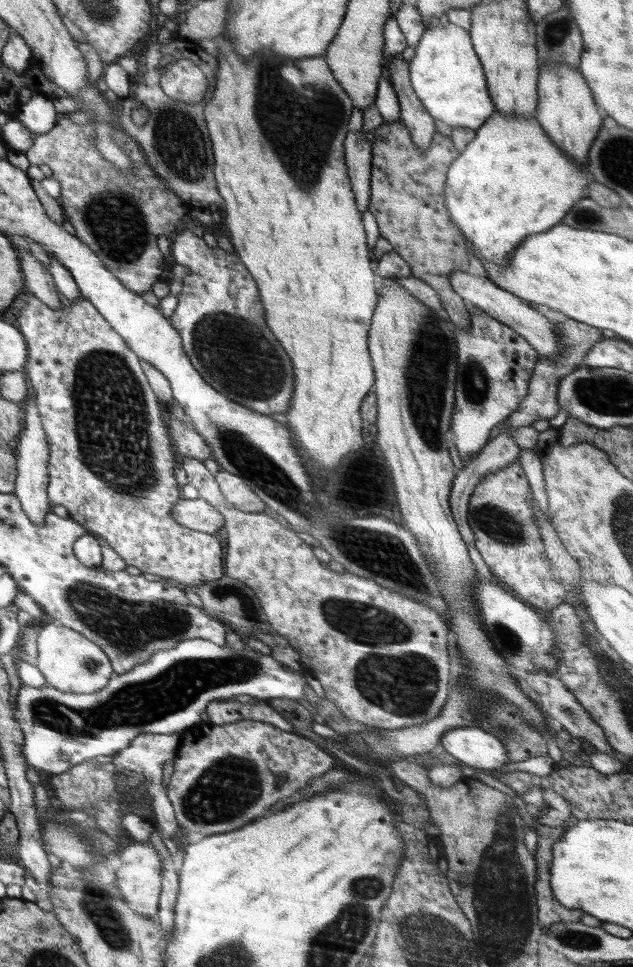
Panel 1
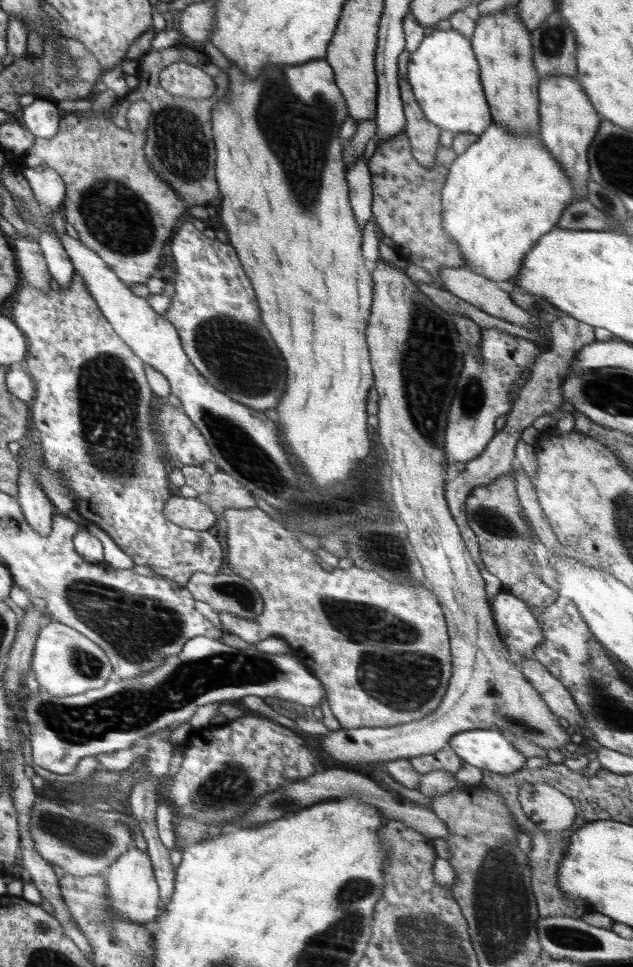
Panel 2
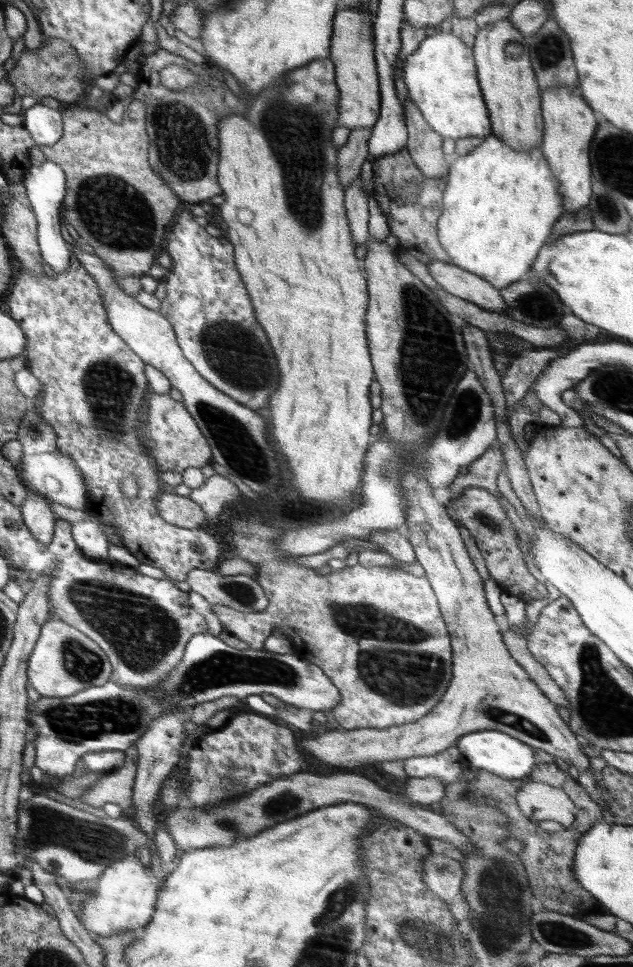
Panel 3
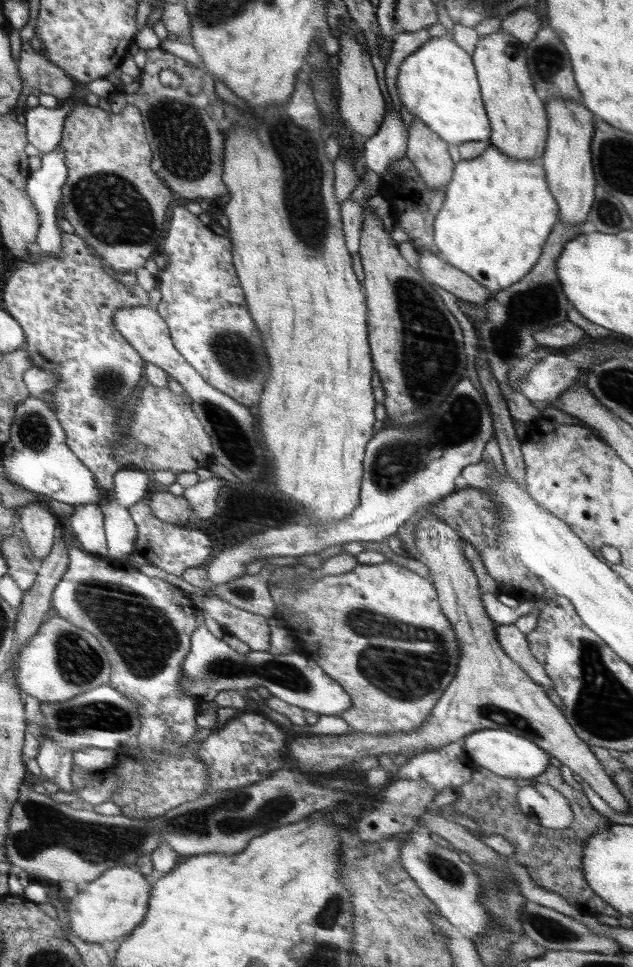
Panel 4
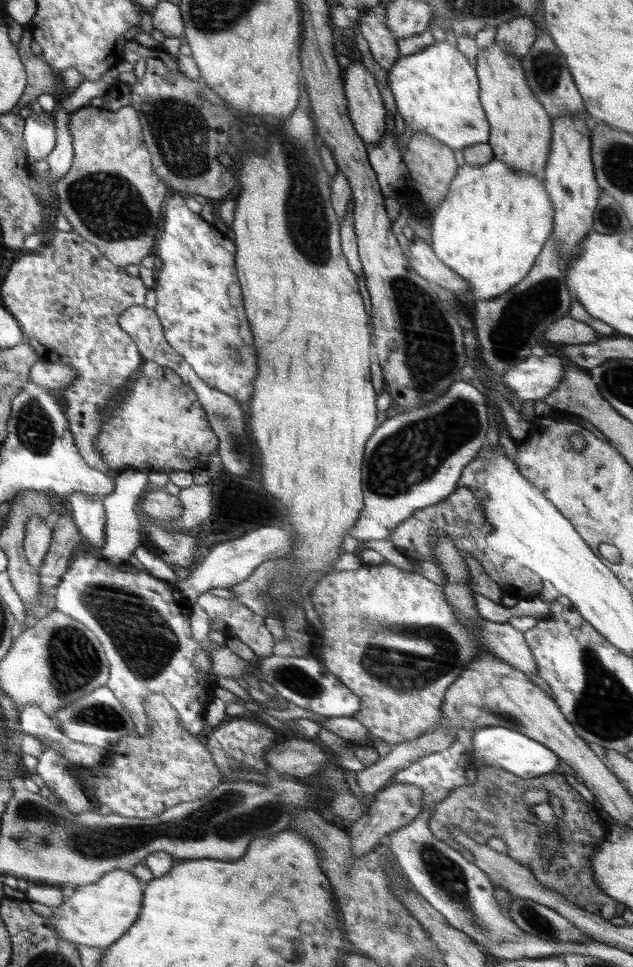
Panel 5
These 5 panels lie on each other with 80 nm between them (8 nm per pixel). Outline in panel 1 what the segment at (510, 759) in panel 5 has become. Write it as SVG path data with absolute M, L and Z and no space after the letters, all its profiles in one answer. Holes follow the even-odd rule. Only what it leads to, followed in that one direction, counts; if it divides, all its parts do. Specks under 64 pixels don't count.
M454 728L454 730L448 730L442 735L440 745L446 753L452 755L454 759L458 759L461 766L475 768L481 774L486 770L499 770L502 766L510 763L502 741L494 738L494 735L484 732L484 730L478 730L478 728Z

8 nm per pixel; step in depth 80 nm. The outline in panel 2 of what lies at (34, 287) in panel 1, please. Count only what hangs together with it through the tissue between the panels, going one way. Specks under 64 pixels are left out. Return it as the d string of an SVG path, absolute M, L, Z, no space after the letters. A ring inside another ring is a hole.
M18 232L16 235L14 250L17 251L18 266L22 269L24 282L36 286L39 290L50 292L52 278L47 270L47 262L40 249L39 240L24 237Z

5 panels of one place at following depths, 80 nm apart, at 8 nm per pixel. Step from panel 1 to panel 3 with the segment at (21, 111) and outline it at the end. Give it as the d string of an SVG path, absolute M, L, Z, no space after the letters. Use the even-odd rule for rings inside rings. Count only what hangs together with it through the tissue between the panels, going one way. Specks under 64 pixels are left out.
M36 103L23 110L22 125L34 139L36 146L54 144L63 133L63 107L52 109Z

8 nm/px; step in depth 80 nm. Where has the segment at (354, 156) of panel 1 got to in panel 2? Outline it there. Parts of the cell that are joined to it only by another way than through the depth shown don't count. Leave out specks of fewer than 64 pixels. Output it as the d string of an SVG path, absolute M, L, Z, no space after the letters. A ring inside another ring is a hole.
M364 154L360 155L355 165L350 165L346 170L346 180L349 186L349 201L354 220L364 232L365 225L373 219L371 205L373 201L373 188L371 183L371 174L364 159Z

